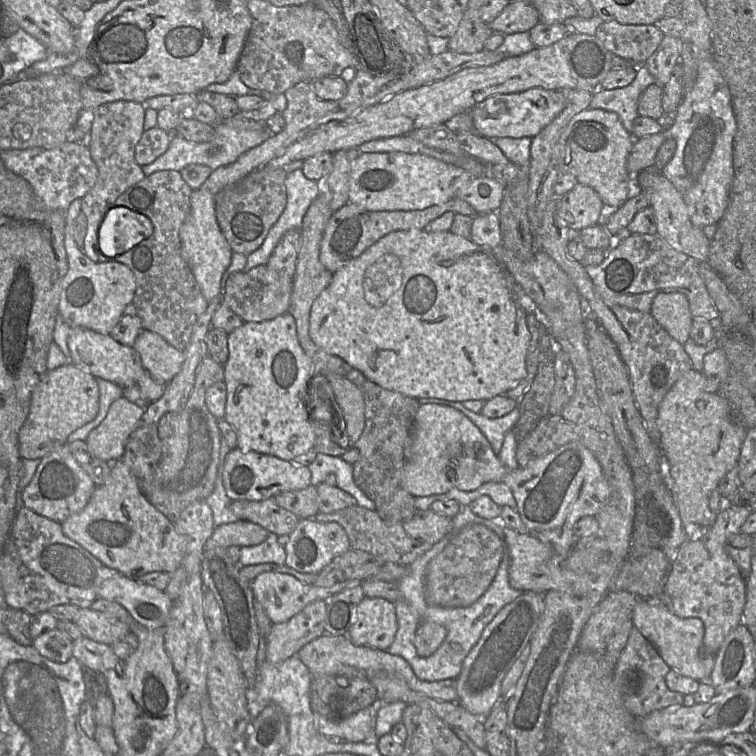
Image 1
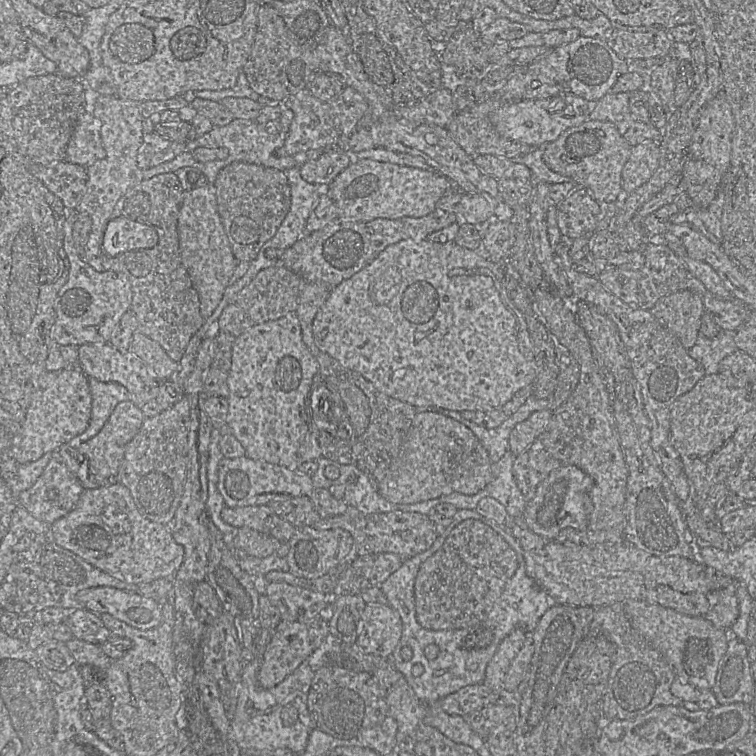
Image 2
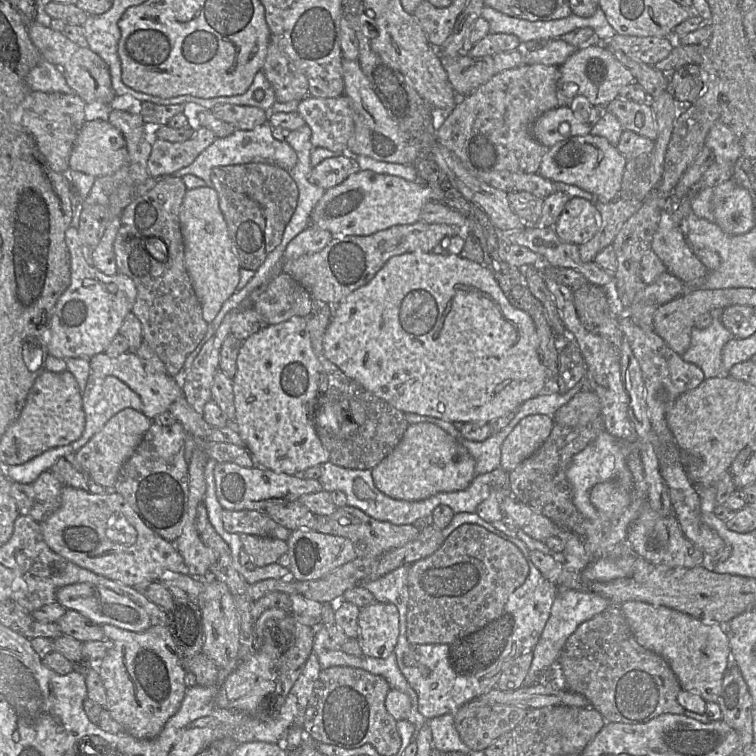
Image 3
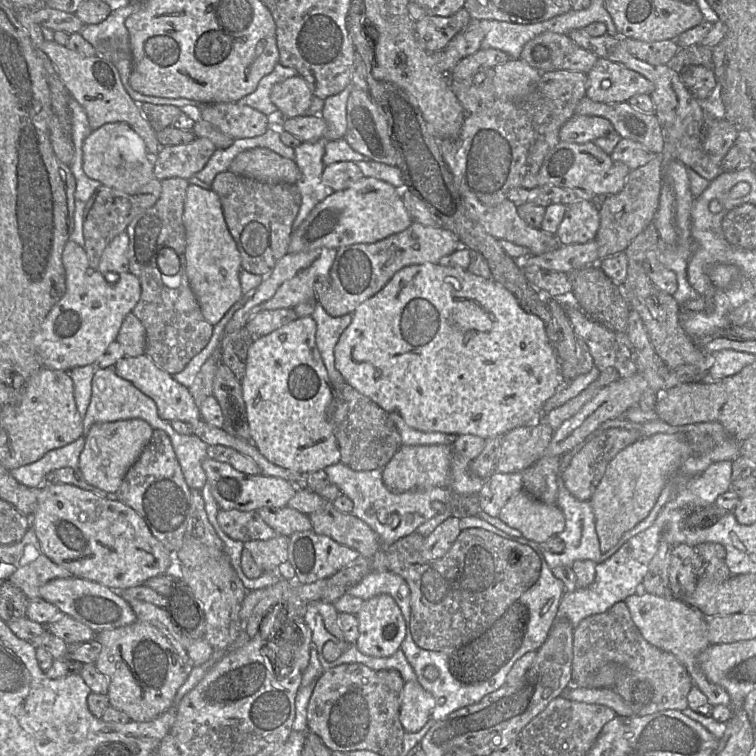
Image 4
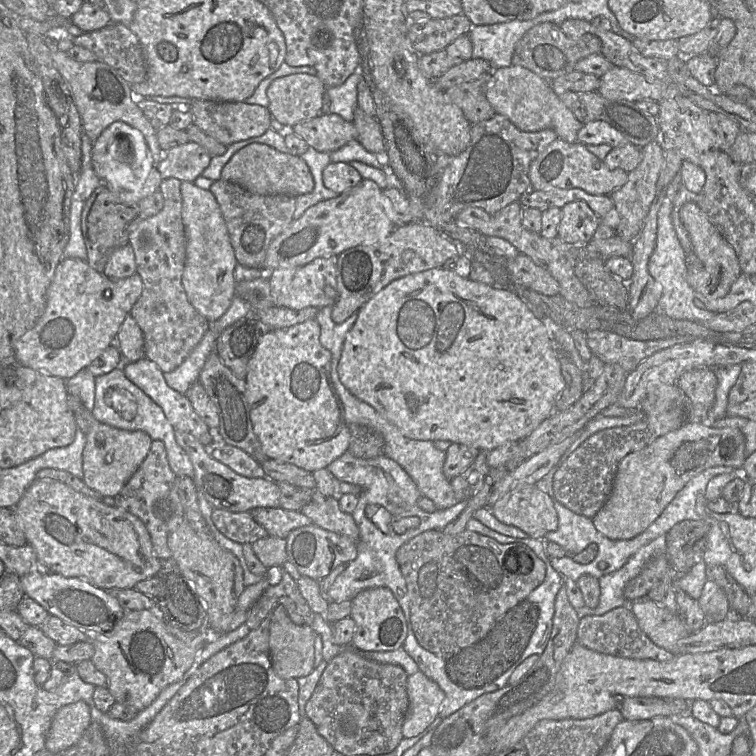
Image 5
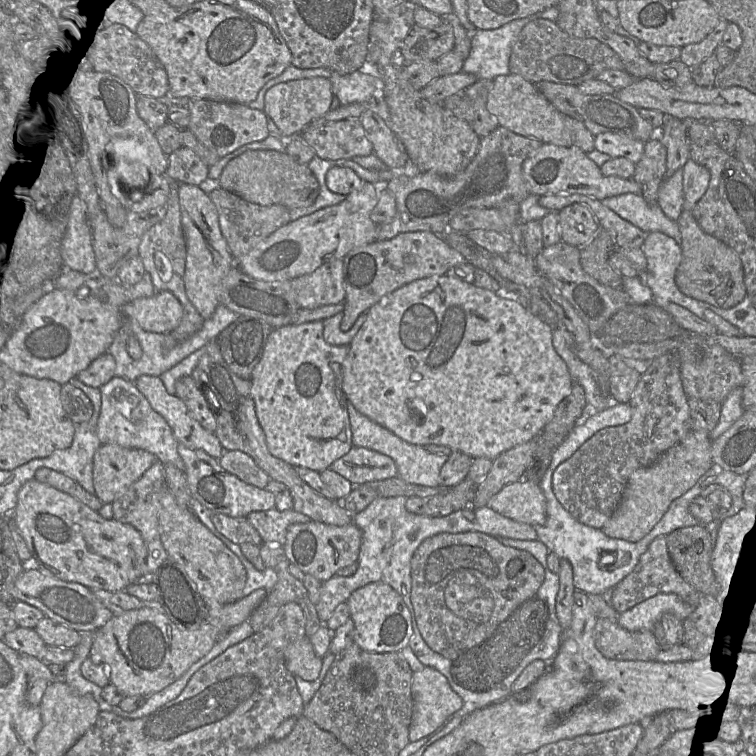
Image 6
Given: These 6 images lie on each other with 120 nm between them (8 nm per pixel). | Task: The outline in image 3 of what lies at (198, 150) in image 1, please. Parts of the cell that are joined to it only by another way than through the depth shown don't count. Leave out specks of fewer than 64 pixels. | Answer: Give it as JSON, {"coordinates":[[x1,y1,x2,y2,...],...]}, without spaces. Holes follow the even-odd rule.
{"coordinates":[[269,123,262,124,252,130,236,129,232,134,223,138,217,138,203,150,189,166,176,171,173,176,183,177,186,174,195,175,212,186,211,170,214,167,243,164,249,162,268,162,281,168,290,170,297,163,297,154,287,141,280,141,273,137,273,127]]}

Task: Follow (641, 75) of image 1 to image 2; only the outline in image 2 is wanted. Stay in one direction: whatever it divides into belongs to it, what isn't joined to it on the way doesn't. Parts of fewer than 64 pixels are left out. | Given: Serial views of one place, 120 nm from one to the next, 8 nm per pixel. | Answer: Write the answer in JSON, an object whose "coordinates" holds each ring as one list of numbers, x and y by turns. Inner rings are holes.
{"coordinates":[[607,92,591,103,589,120,609,122,621,135,626,137,626,133,635,123,630,110,630,102,634,94]]}

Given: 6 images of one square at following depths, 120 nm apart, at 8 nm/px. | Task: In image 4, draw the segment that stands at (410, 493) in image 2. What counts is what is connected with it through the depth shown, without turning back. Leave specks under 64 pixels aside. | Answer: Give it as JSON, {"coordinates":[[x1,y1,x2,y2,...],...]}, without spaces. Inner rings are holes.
{"coordinates":[[402,445,382,468,382,480,384,485,392,492,402,493,406,491,429,489,433,487,448,488,451,479,450,445]]}

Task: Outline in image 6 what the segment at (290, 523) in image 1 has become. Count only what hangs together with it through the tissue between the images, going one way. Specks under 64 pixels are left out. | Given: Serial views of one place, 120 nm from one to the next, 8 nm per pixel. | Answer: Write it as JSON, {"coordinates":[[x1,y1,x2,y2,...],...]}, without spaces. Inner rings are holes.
{"coordinates":[[212,513,211,521,216,529,236,544,252,543,260,546,263,540,247,517,231,517,222,513]]}

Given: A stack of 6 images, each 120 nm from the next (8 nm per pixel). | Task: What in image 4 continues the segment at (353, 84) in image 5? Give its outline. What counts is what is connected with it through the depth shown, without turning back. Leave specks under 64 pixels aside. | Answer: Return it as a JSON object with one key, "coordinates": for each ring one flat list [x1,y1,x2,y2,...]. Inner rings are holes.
{"coordinates":[[350,83,340,93,325,99,321,116,327,122,324,138,336,140,343,138,347,130,347,101,354,86]]}

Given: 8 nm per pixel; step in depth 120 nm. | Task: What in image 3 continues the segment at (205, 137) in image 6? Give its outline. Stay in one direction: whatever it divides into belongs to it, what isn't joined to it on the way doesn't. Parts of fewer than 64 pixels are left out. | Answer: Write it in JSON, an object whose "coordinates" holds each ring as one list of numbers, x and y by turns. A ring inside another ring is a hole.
{"coordinates":[[220,104,211,108,214,116,239,130,252,130,268,122,267,111,246,105]]}

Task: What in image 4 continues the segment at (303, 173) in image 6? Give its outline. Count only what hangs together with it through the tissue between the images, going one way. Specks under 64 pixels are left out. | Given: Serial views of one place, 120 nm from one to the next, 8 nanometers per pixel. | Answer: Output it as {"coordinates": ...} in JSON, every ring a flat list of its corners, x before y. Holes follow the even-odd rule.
{"coordinates":[[263,147,240,152,228,170,241,176,266,183,296,183,301,173,294,159,285,158]]}

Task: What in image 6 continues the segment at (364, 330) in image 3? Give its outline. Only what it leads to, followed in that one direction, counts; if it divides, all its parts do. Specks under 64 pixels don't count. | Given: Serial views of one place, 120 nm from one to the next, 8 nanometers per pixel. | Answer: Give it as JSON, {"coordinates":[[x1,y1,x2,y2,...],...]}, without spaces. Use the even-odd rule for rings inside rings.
{"coordinates":[[447,274,433,275,386,294,366,313,366,320,349,344,344,360,343,392,361,414,410,444,447,446,473,459,484,457,494,461,501,453,537,437,554,417,559,403,572,391,574,380,552,344,553,327,509,294,495,293]]}

